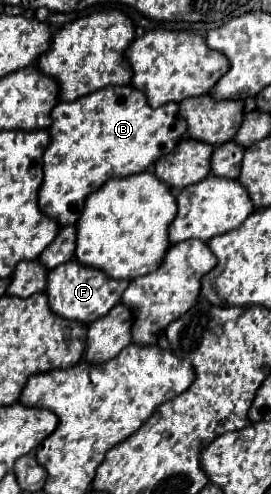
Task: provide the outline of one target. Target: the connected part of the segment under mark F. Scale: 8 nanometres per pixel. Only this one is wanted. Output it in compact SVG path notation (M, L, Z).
M73 259L49 271L47 279L49 307L63 319L93 323L95 319L107 315L121 301L121 295L129 287L129 283L131 279L111 279L103 271L99 273L99 269L91 269L89 265L83 265Z

